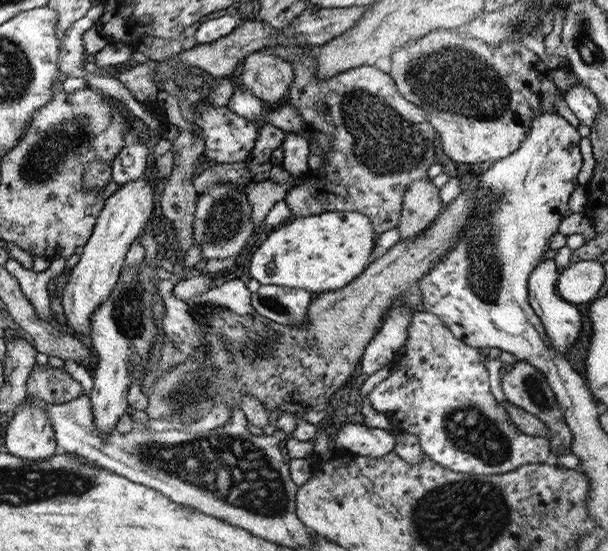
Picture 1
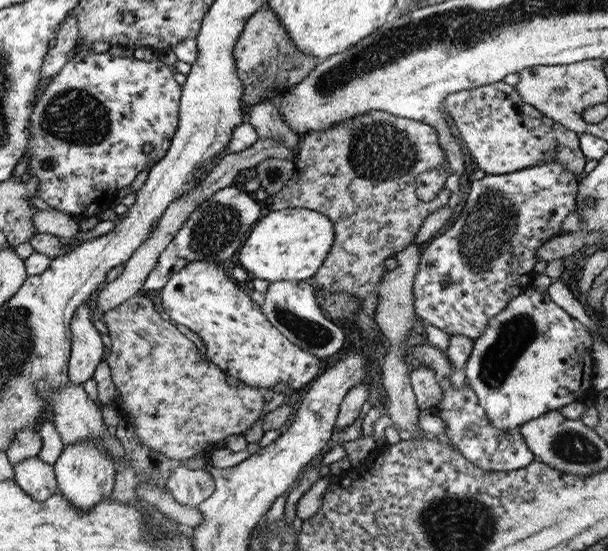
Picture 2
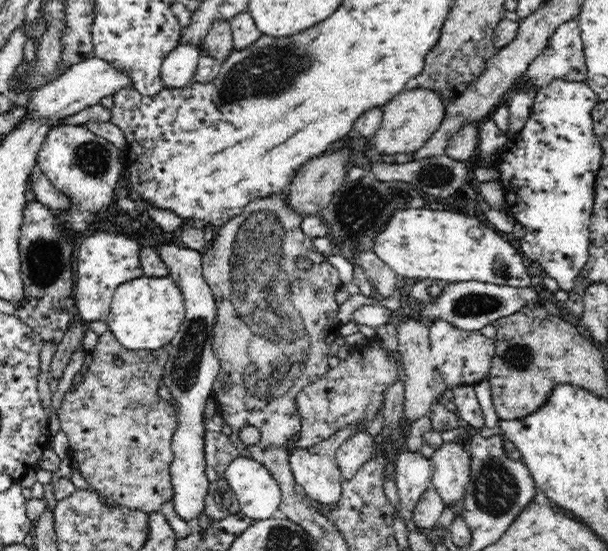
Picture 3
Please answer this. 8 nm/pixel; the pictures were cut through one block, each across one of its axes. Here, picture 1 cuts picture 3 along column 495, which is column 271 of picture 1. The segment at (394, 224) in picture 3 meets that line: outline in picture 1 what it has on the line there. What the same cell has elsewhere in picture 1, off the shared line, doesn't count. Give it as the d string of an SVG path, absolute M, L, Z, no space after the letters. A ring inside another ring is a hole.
M357 212L291 217L272 227L257 246L249 260L249 276L261 285L305 288L310 293L334 291L363 271L375 245L371 223Z

